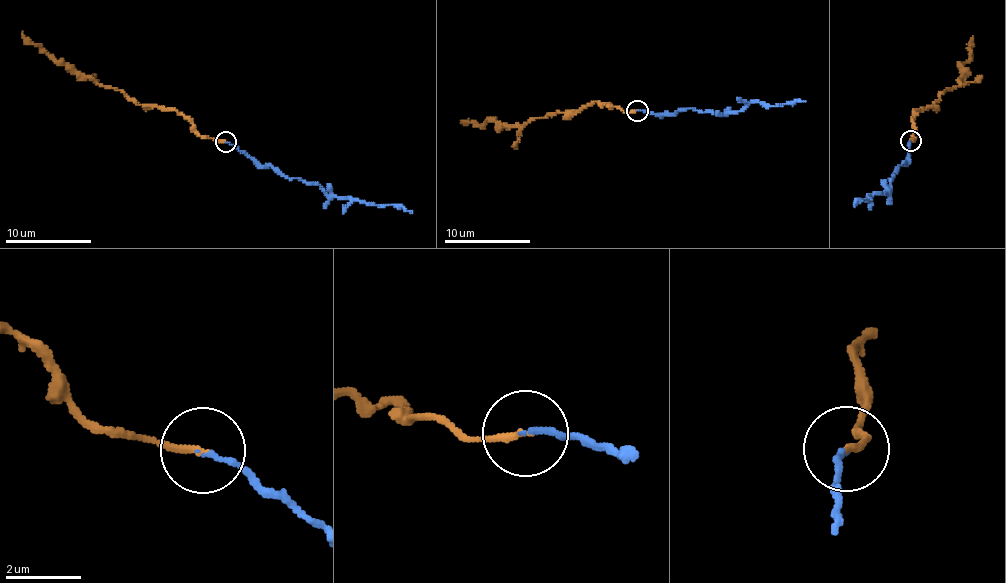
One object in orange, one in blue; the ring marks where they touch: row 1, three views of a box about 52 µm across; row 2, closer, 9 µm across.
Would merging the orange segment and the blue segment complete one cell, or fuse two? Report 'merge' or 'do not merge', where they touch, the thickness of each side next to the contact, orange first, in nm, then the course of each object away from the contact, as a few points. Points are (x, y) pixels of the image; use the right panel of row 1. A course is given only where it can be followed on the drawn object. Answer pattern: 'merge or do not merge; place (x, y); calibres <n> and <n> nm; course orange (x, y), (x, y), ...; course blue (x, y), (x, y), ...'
merge; place (910, 141); calibres 190 and 130 nm; course orange (910, 141), (915, 139), (913, 111), (935, 106), (944, 92), (964, 81), (961, 68), (971, 58), (973, 36); course blue (910, 141), (904, 163), (890, 178), (891, 188), (868, 199), (859, 198), (854, 206)

